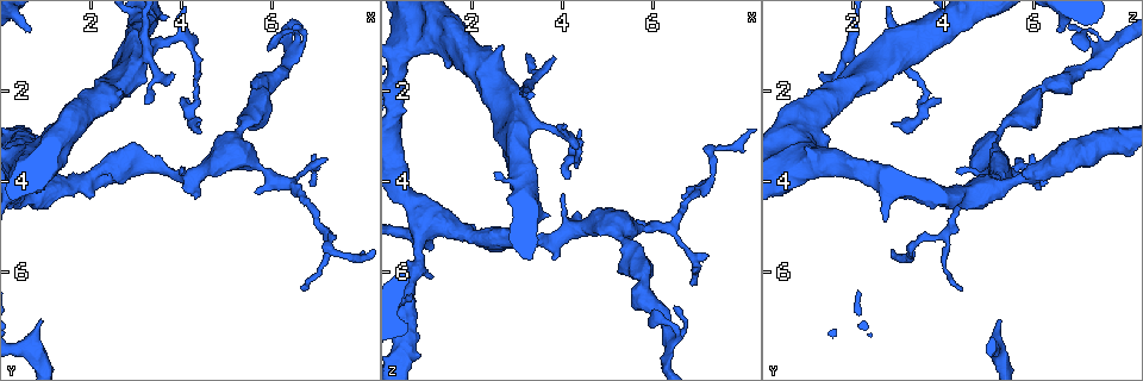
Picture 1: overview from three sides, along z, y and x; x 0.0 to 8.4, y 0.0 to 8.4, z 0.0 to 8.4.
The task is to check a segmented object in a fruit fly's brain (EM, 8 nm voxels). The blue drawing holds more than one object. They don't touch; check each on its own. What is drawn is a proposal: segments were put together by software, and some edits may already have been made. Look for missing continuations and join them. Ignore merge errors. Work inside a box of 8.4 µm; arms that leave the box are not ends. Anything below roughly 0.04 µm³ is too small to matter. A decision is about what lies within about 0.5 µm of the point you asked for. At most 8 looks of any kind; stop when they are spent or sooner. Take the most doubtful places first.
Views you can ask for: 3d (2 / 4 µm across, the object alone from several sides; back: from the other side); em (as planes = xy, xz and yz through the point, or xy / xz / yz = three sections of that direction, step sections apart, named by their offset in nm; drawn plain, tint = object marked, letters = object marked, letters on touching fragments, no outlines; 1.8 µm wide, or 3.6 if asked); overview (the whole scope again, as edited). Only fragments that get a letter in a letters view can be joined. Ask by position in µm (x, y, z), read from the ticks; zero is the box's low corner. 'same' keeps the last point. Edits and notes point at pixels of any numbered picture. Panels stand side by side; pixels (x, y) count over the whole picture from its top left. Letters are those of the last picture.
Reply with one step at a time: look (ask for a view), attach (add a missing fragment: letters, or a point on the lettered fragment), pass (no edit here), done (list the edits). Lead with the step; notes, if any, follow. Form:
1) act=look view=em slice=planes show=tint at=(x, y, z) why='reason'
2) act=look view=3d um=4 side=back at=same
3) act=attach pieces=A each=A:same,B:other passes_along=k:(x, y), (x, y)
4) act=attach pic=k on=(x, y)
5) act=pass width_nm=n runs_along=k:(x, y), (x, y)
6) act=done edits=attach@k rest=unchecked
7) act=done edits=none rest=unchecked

act=look view=3d um=2 at=(0.60, 0.70, 6.50) why='thick end'

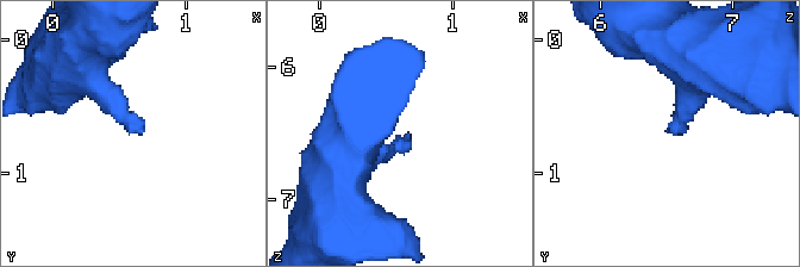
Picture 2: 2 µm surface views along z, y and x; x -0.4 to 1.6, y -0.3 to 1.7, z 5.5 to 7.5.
act=look view=em slice=planes show=letters at=(0.64, 0.70, 6.50)

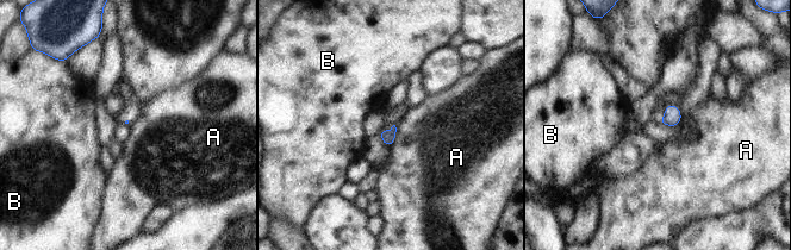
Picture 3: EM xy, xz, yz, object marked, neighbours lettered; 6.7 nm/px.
act=pass longest_contact=A:140nm each=A:other,B:other border=3:(397, 127), (394, 142), (390, 147) found='none of them fits'

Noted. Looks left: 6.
act=look view=em um=3.6 slice=xy step=4 show=letters at=(1.60, 3.30, 1.35)

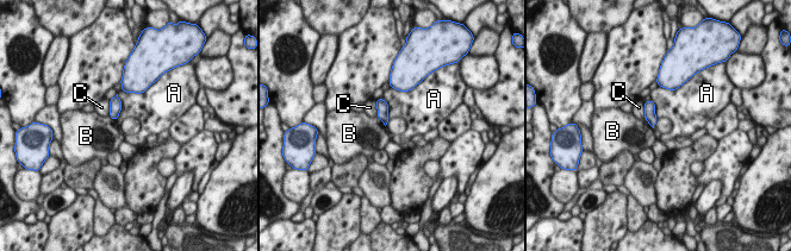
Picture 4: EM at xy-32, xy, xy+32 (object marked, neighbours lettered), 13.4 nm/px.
act=pass each=A:other,B:other,C:other border=4:(117, 93), (120, 112), (116, 120) found='no lettered fragment goes on from it'

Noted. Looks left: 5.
act=look view=em slice=yz step=8 show=tint at=(6.80, 4.10, 6.25) why='branch stops here'

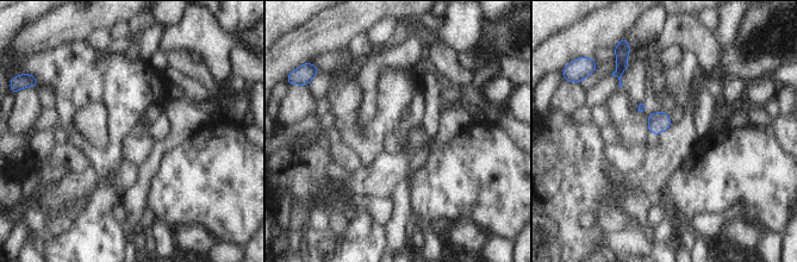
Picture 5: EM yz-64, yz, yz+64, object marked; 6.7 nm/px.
act=look view=em slice=planes show=letters at=same why='another direction'

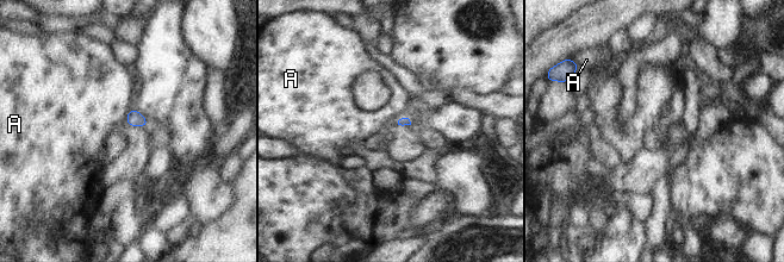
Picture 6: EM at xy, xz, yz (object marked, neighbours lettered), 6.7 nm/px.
act=pass each=A:other border=6:(129, 111), (125, 119) found='none of them fits'

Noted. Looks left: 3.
act=done edits=none rest=unchecked

